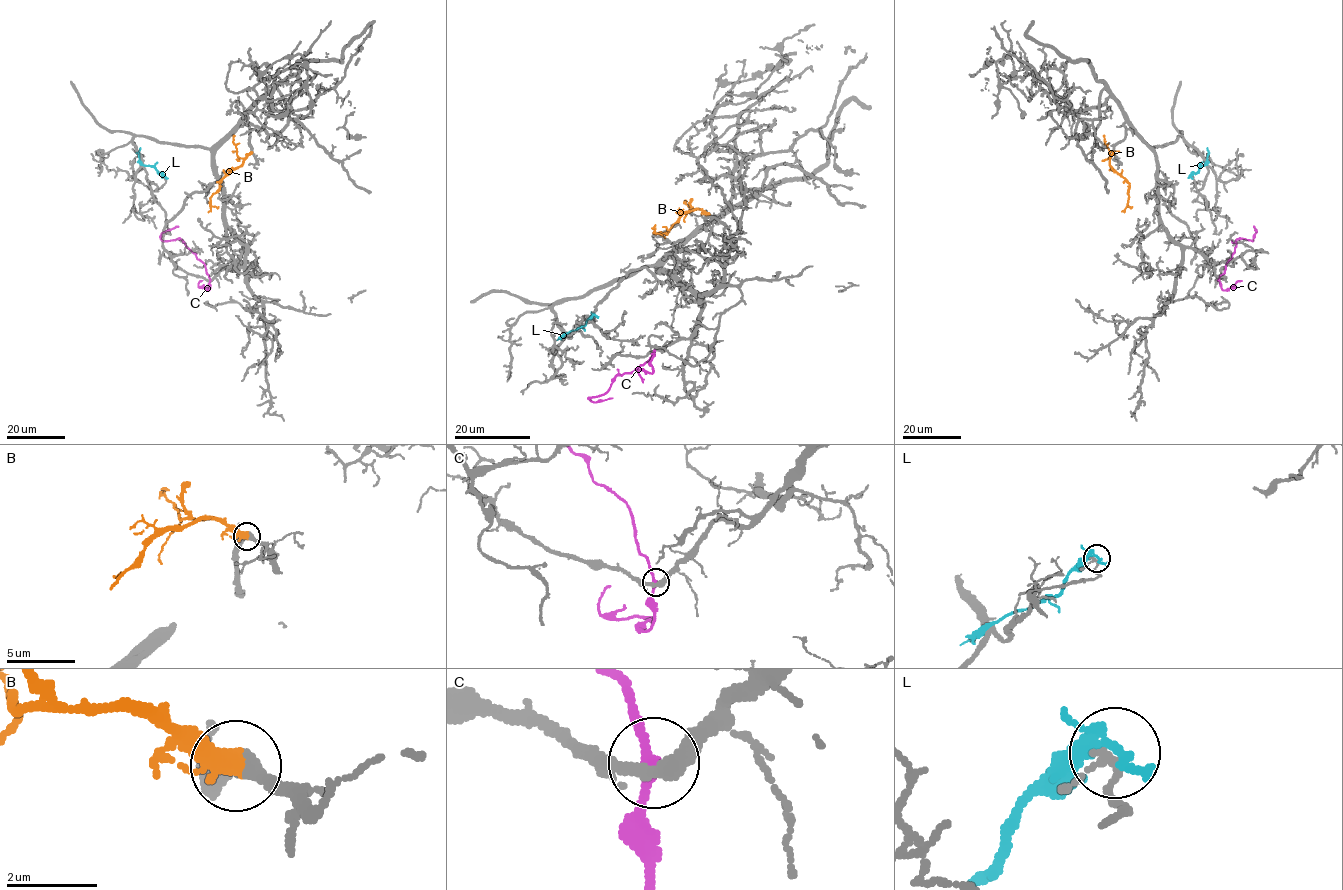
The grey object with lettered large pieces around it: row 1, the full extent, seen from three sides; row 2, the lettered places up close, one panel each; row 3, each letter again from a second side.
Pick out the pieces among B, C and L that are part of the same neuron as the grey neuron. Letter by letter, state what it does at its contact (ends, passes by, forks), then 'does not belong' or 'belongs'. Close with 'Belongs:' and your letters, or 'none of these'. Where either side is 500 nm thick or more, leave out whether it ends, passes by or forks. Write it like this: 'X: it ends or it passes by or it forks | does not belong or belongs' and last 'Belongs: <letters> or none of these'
B: it passes by | belongs
C: it passes by | does not belong
L: it passes by | does not belong
Belongs: B

